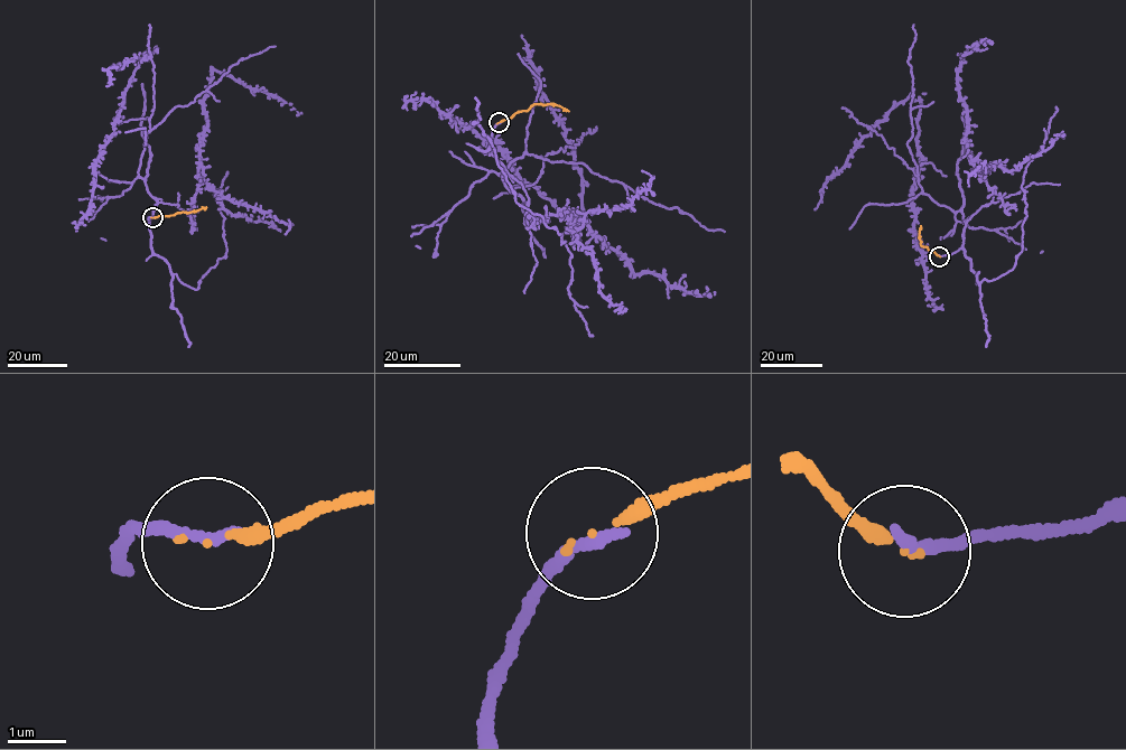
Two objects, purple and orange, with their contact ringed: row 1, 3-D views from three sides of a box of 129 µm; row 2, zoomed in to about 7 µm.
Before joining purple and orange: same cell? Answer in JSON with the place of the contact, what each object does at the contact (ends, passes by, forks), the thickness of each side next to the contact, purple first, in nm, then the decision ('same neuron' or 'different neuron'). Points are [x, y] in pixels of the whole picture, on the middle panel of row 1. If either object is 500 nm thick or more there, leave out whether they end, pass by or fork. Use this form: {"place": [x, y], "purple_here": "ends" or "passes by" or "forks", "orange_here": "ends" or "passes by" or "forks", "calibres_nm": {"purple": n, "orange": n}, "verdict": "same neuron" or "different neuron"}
{"place": [499, 122], "purple_here": "ends", "orange_here": "ends", "calibres_nm": {"purple": 200, "orange": 170}, "verdict": "same neuron"}

